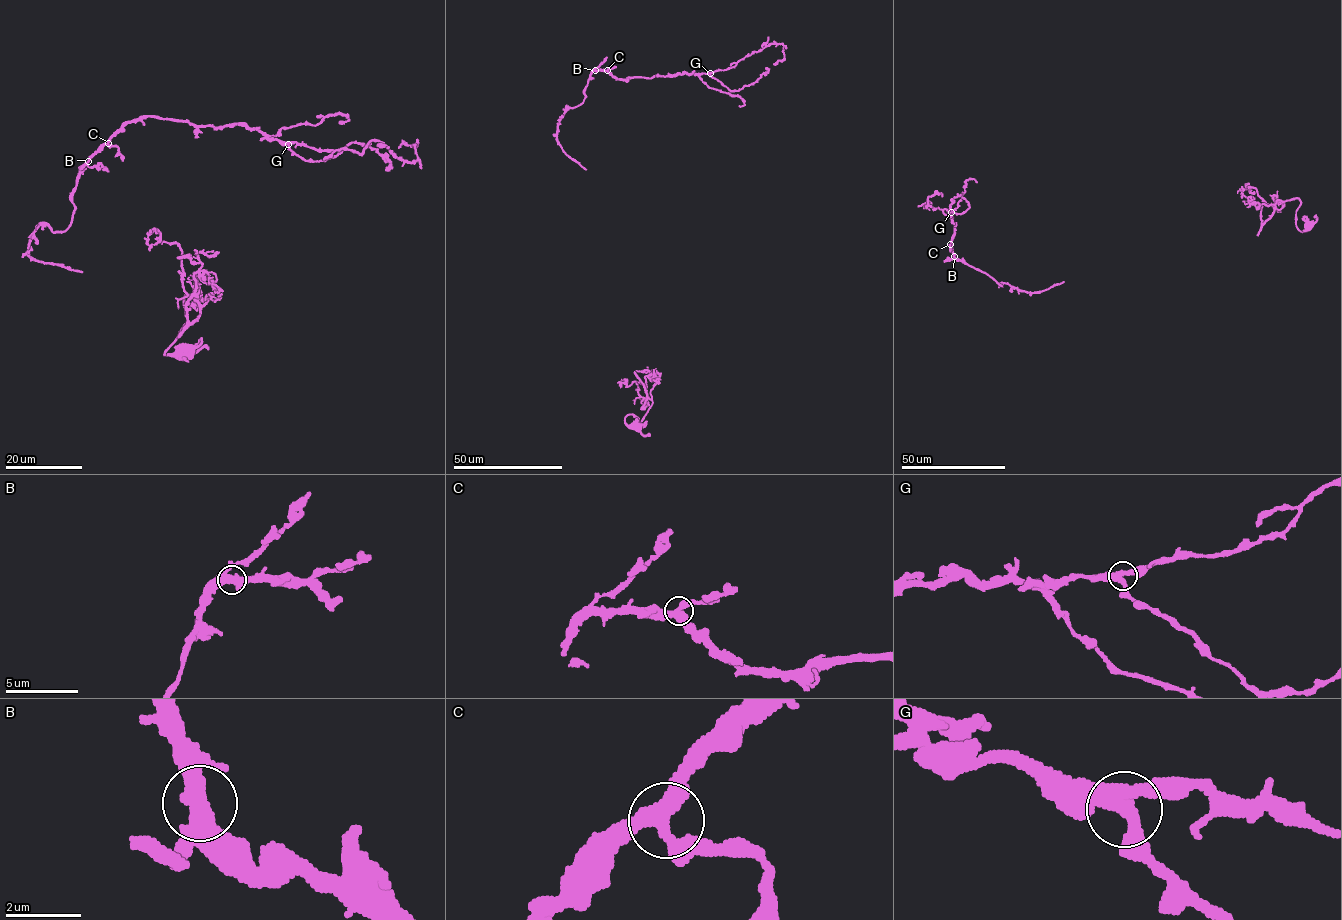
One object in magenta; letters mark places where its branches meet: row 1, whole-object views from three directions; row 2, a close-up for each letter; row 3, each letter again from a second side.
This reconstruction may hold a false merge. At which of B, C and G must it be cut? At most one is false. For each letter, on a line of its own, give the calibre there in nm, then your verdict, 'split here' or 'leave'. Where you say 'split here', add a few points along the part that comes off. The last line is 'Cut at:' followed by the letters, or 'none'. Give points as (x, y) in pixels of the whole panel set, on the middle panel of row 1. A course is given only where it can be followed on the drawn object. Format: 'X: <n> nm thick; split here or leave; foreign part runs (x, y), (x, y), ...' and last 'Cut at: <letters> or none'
B: 340 nm thick; leave
C: 360 nm thick; leave
G: 360 nm thick; leave
Cut at: none

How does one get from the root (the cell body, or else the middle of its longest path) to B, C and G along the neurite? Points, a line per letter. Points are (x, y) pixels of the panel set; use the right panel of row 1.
B: (1307, 226), (1301, 231), (1296, 225), (1297, 198), (1251, 203), (1239, 190), (1035, 292), (1002, 285), (954, 256)
C: (1307, 226), (1296, 225), (1297, 198), (1251, 203), (1239, 190), (1035, 292), (957, 260), (950, 244)
G: (1307, 226), (1301, 231), (1296, 225), (1297, 198), (1251, 203), (1239, 190), (1030, 292), (957, 260), (951, 212)

